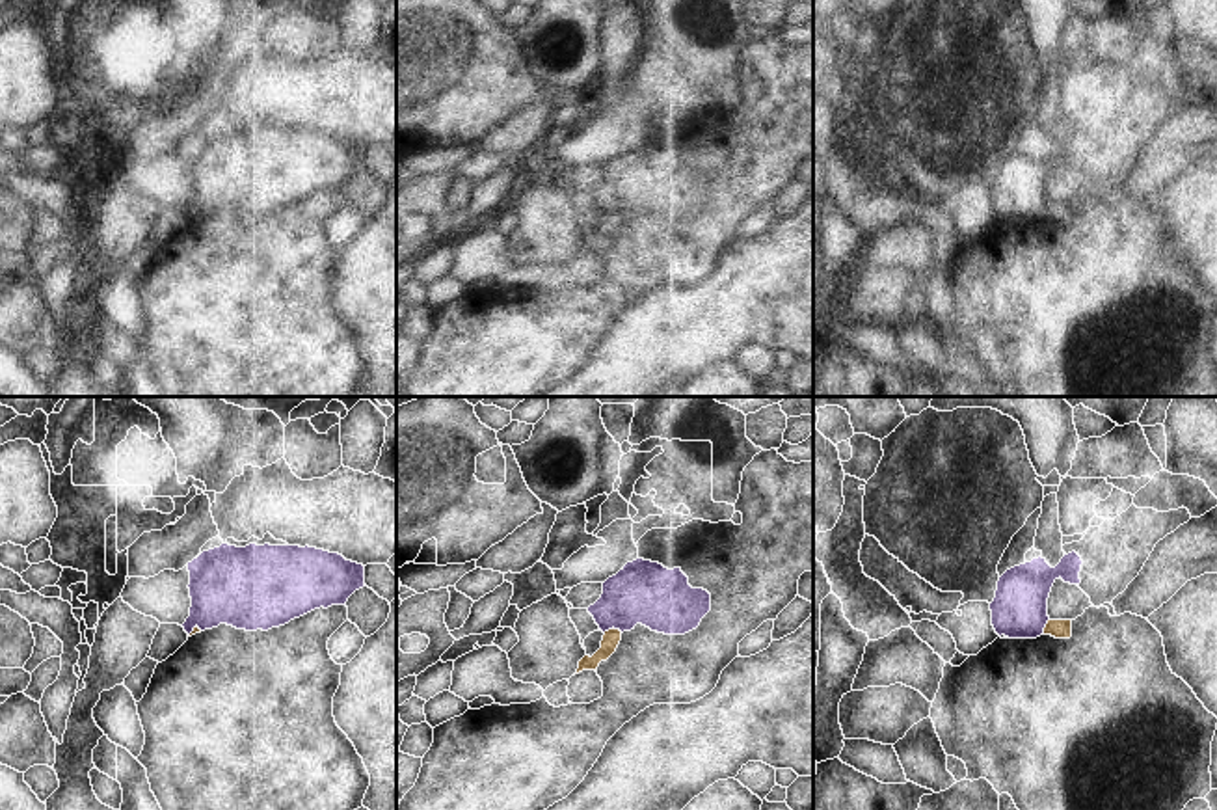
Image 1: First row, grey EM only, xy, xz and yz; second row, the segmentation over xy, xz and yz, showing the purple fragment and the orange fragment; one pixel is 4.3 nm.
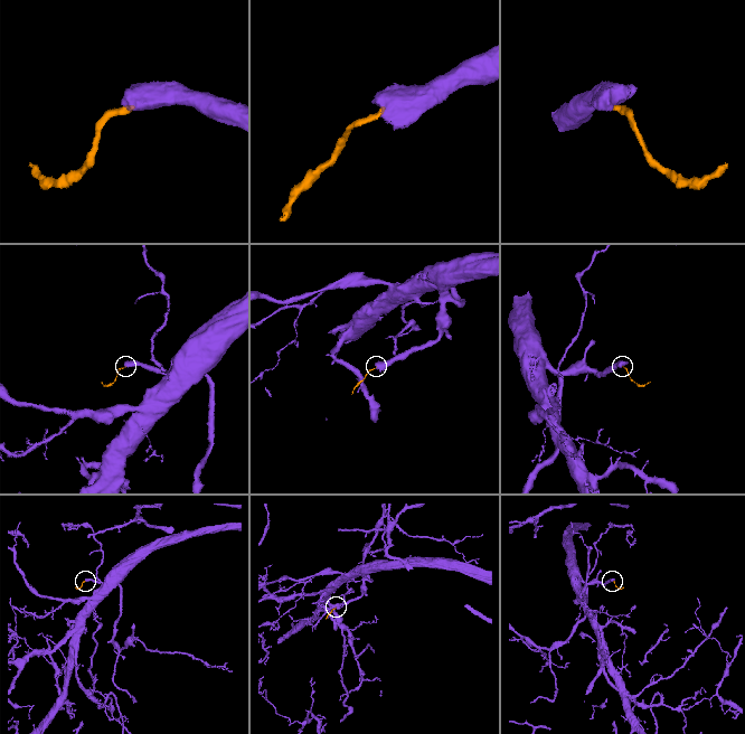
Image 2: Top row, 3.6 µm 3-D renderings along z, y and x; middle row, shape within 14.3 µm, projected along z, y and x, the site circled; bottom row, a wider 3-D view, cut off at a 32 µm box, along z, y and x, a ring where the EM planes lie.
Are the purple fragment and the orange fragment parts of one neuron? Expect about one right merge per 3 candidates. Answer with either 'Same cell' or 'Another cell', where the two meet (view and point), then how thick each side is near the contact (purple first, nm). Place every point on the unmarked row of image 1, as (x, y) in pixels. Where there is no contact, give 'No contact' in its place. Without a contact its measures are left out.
Another cell. Touches purple at xz (613, 209). Thickness 280 nm (purple) against 80 nm

